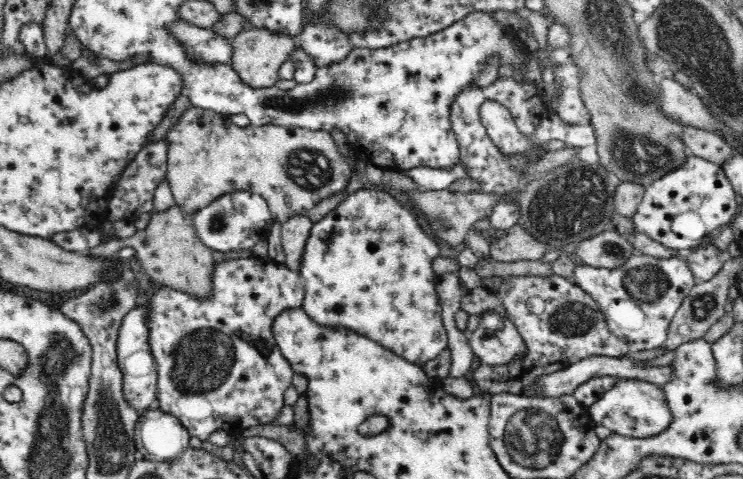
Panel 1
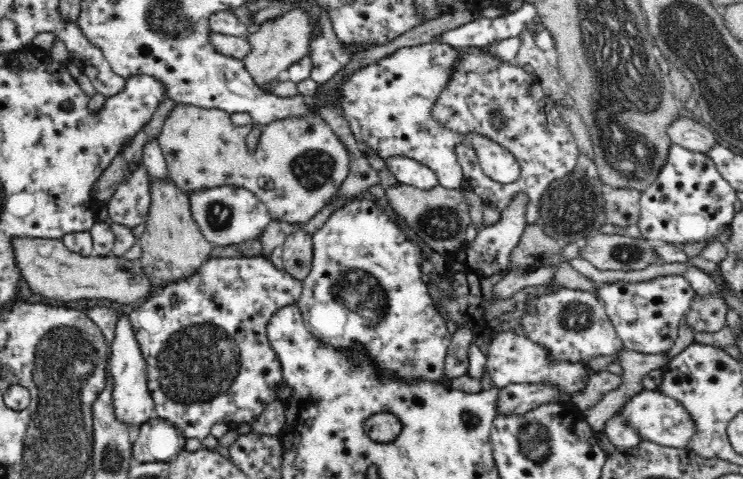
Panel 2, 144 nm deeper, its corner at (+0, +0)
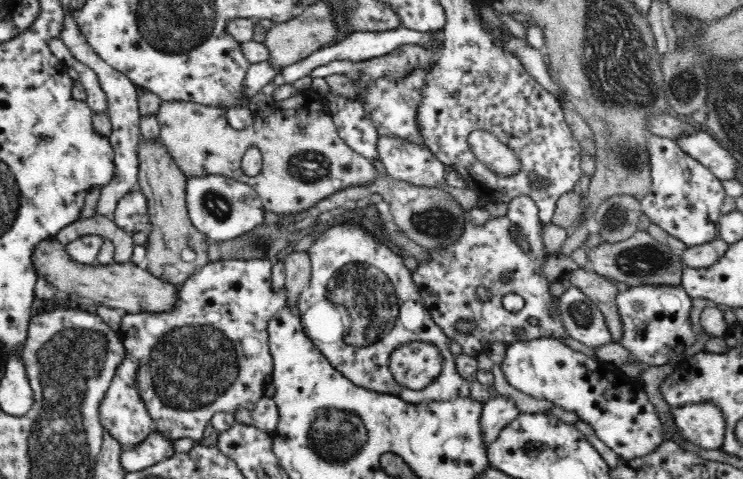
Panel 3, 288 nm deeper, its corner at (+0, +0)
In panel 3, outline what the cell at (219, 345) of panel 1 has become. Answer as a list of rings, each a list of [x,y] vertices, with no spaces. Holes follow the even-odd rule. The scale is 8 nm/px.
[[[218,260],[218,262],[210,262],[210,264],[202,266],[194,276],[190,276],[182,286],[178,286],[180,302],[176,304],[176,308],[172,312],[140,312],[140,314],[126,314],[124,316],[124,322],[120,326],[120,334],[124,338],[124,346],[126,346],[128,354],[132,354],[132,360],[136,360],[138,394],[142,396],[142,402],[148,408],[148,416],[156,424],[156,432],[170,438],[172,442],[180,440],[180,438],[200,440],[204,434],[204,428],[208,426],[212,416],[216,416],[218,412],[228,412],[228,414],[232,412],[234,414],[238,408],[254,410],[256,402],[260,398],[264,398],[266,382],[274,372],[274,358],[272,358],[272,350],[270,350],[268,324],[276,316],[276,312],[288,304],[284,290],[280,290],[280,292],[272,290],[272,268],[274,268],[274,262],[270,262],[270,260]]]

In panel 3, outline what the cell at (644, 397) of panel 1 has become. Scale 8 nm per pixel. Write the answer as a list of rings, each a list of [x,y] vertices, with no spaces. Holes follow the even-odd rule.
[[[714,402],[672,408],[672,414],[676,416],[678,428],[690,442],[708,450],[720,450],[724,446],[726,416]]]

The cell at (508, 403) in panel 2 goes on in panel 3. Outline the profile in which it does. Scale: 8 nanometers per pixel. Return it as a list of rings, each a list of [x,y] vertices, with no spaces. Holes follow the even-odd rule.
[[[502,396],[498,400],[490,398],[482,412],[480,412],[480,440],[488,452],[490,444],[498,440],[498,434],[502,428],[506,428],[512,420],[516,420],[520,412],[514,408],[510,400],[504,400]]]

